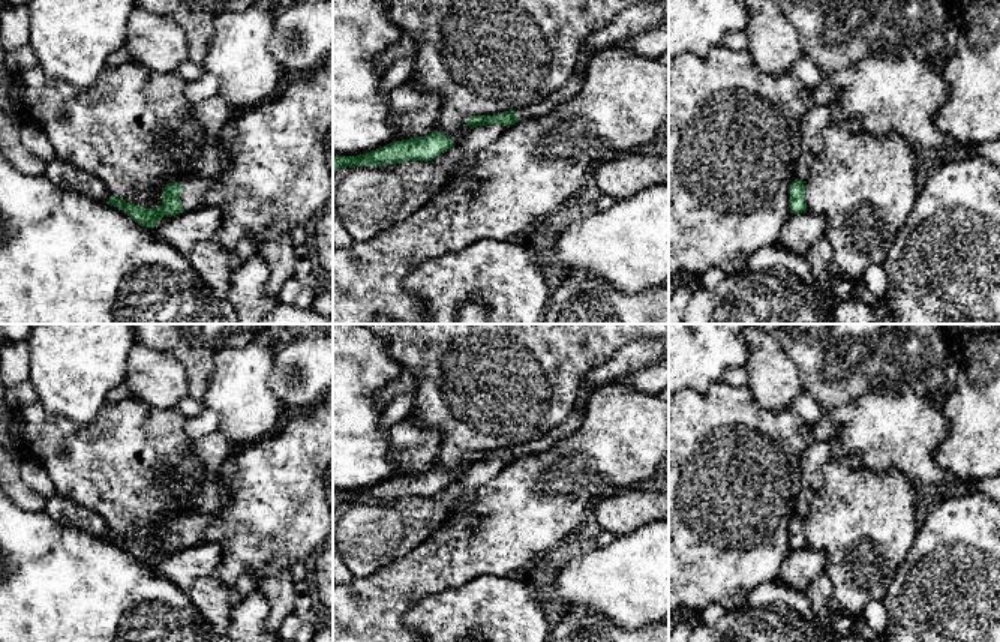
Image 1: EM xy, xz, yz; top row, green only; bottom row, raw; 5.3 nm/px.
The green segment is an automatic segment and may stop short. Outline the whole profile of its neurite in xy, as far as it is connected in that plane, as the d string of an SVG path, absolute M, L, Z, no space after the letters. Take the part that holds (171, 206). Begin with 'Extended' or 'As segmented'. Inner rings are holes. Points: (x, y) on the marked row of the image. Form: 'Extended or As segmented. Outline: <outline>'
Extended. Outline: M196 176L181 178L165 186L162 192L162 206L147 208L111 196L106 204L118 207L141 226L153 228L163 216L175 216L183 212L196 210L204 206L204 195L214 184L214 177Z

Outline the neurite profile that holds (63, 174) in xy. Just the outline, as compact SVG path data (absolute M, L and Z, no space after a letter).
M55 156L45 162L43 176L64 192L79 194L100 202L106 202L112 196L97 177Z

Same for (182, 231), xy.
M202 206L183 212L154 225L154 236L187 256L199 242L216 240L222 226L222 213L216 207Z

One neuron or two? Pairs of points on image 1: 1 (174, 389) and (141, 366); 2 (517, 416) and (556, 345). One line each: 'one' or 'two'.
1: one
2: one

